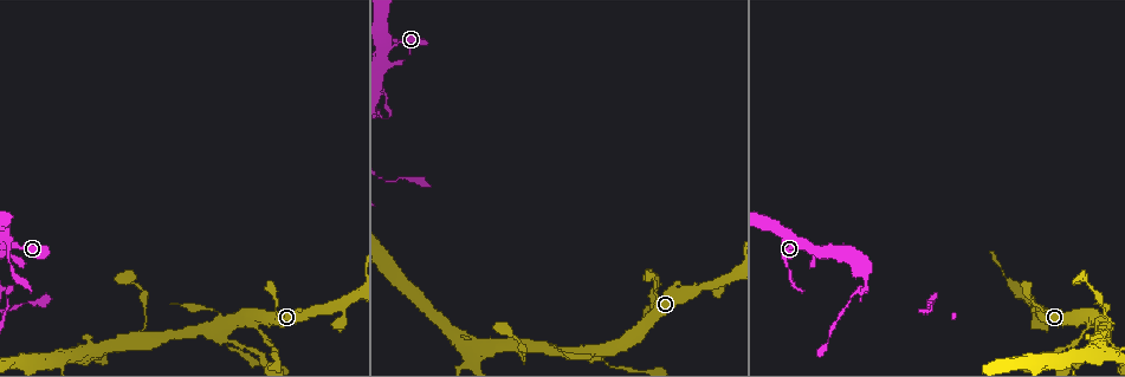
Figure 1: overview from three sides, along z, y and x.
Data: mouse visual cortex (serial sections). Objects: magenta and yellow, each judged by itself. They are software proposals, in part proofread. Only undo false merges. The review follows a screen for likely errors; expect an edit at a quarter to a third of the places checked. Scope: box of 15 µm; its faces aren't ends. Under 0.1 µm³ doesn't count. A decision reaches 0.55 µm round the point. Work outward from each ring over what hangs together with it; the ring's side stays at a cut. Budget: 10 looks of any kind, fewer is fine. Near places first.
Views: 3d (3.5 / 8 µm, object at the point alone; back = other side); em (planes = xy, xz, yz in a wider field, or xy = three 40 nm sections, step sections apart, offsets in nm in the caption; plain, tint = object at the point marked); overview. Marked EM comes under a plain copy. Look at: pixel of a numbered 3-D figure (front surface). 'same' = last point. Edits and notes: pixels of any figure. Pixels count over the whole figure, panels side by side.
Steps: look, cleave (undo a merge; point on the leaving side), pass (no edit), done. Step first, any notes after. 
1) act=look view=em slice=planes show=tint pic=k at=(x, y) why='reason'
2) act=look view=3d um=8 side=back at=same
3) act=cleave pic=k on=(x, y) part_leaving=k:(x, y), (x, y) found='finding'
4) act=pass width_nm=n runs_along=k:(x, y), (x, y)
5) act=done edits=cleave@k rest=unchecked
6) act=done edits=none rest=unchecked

act=look view=3d um=3.5 pic=1 at=(598, 357) why='small branch off a trunk'

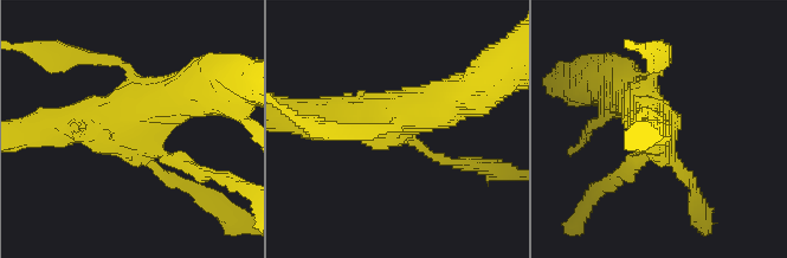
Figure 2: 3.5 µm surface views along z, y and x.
act=look view=em slice=xy step=3 show=tint pic=2 at=(135, 133)

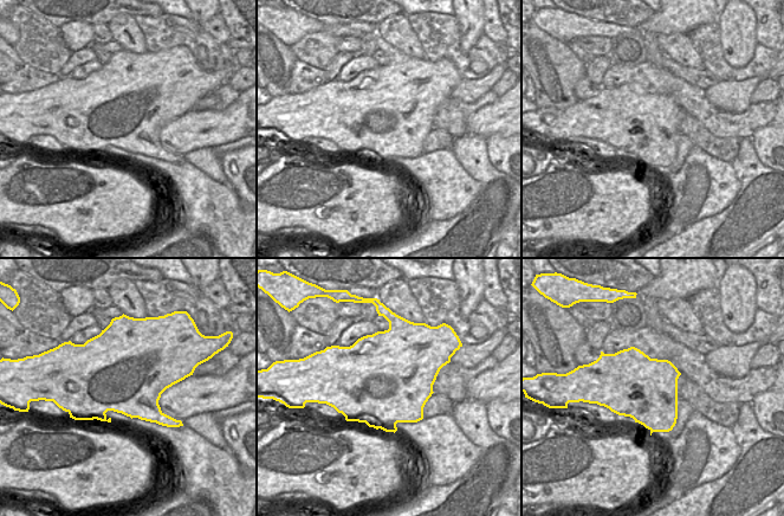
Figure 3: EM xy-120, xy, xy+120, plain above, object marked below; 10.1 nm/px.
act=pass runs_along=2:(188, 92), (90, 126), (43, 126) found='one cell here'

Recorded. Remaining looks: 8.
act=look view=3d um=3.5 pic=1 at=(148, 338) why='sharp bend'

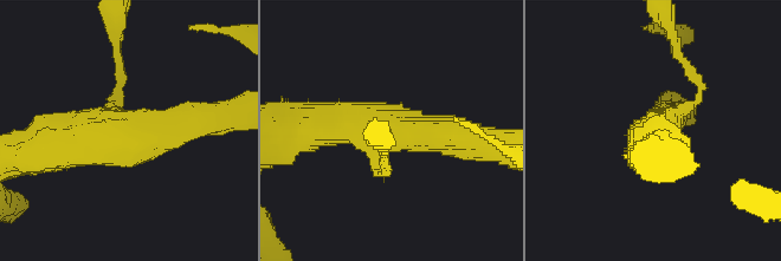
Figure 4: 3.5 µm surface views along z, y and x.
act=look view=em slice=xy step=1 show=tint pic=4 at=(125, 128) why='need the tissue'

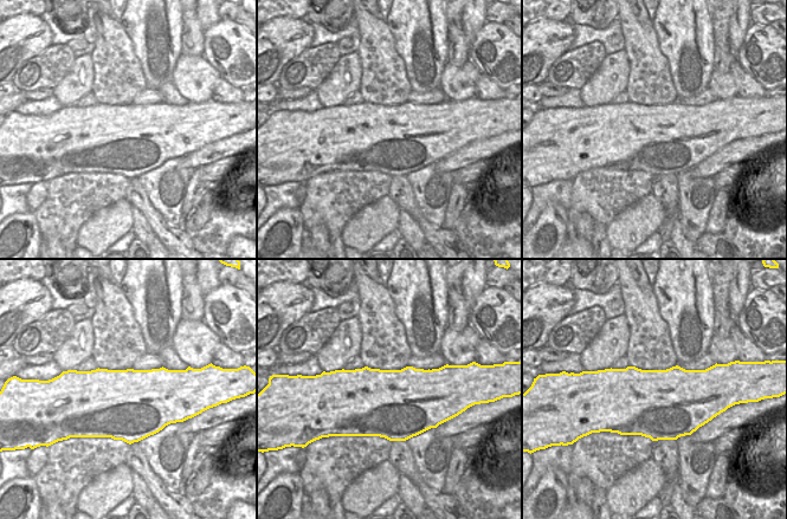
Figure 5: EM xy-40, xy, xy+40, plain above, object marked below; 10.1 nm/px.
act=pass arm_widths_nm=150,400,600 runs_along=4:(210, 115), (134, 141), (57, 148) found='continuous, no second cell'

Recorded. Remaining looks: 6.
act=look view=3d um=3.5 pic=1 at=(64, 354) why='abrupt turn'

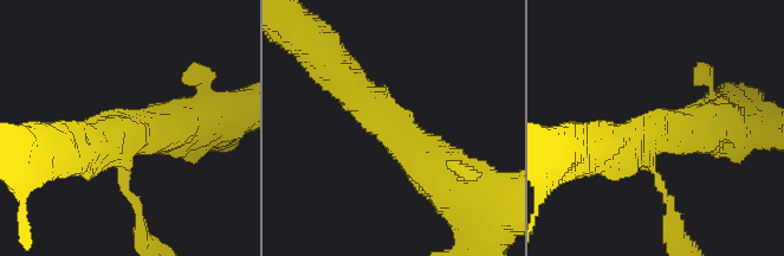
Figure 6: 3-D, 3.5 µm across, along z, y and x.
act=look view=em slice=xy step=3 show=tint pic=6 at=(386, 123)

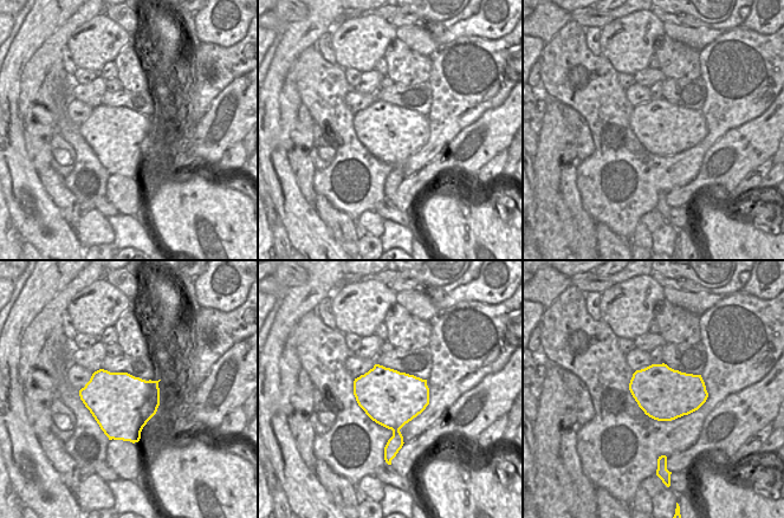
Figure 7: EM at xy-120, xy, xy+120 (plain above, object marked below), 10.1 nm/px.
act=pass runs_along=6:(446, 177), (416, 153), (334, 68) found='all the same cell'

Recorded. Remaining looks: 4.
act=look view=3d um=8 pic=1 at=(868, 289) why='abrupt turn'

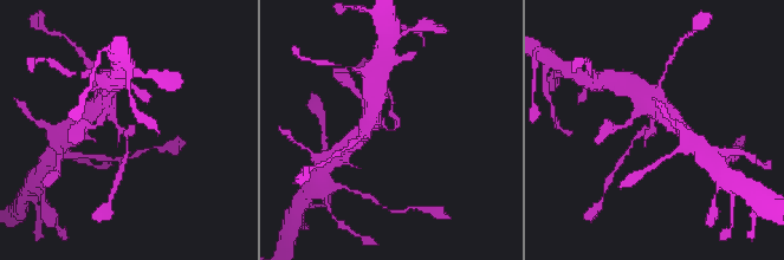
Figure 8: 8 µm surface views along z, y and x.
act=look view=em slice=xy step=5 show=tint pic=8 at=(654, 126)

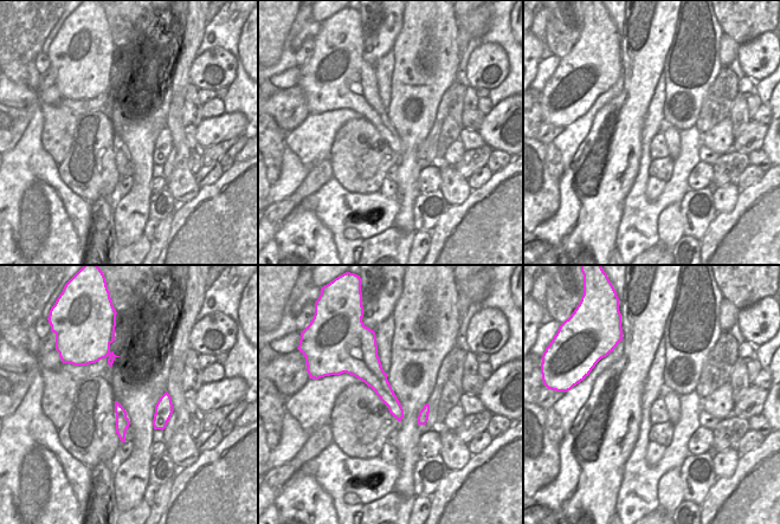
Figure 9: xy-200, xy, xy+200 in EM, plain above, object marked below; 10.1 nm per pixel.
act=pass width_nm=220 runs_along=8:(107, 104), (116, 123), (133, 131), (125, 142) found='continuous, no second cell'

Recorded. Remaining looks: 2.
act=done edits=none rest=unchecked

